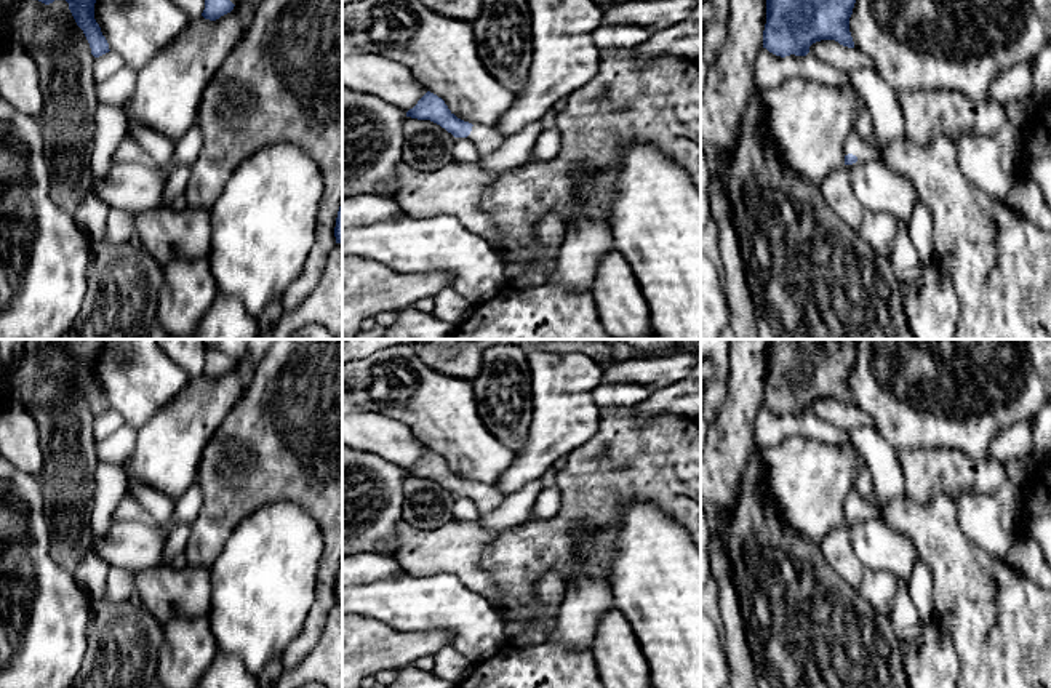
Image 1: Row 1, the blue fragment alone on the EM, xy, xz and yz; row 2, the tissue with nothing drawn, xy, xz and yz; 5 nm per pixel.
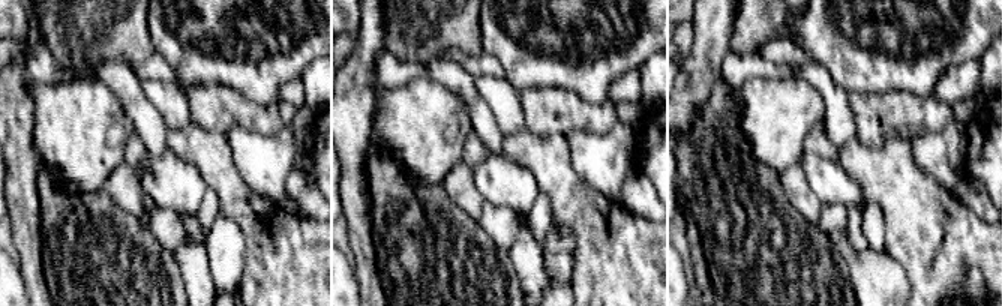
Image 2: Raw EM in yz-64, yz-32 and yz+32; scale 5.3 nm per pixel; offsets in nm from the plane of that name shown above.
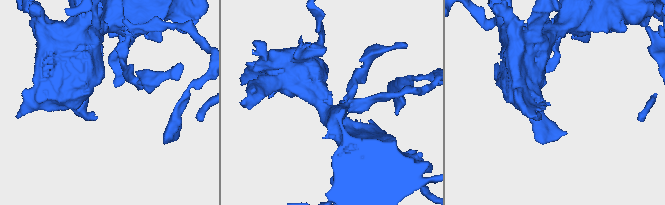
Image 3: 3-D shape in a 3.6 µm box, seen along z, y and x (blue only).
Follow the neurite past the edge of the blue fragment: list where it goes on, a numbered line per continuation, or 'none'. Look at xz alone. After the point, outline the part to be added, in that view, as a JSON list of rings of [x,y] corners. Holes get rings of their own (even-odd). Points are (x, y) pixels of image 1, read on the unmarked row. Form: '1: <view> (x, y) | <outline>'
1: xz (487, 498) | [[[475,482],[472,485],[472,490],[467,494],[467,498],[470,498],[475,502],[480,515],[486,515],[486,514],[496,510],[504,501],[502,493],[499,493],[491,485],[485,485],[485,483],[480,483],[480,482]]]

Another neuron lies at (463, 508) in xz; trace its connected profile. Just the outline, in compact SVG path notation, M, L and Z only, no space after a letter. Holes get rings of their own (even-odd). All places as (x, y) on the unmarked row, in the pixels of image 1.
M454 496L451 514L454 520L461 522L477 522L480 518L475 502L467 496Z

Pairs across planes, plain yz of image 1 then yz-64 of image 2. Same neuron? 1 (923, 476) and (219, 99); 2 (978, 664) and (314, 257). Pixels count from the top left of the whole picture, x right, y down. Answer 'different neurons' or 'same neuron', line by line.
1: same neuron
2: same neuron

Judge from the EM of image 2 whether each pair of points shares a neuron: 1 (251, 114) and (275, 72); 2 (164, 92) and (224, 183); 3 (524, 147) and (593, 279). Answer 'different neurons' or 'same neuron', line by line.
1: different neurons
2: different neurons
3: same neuron

